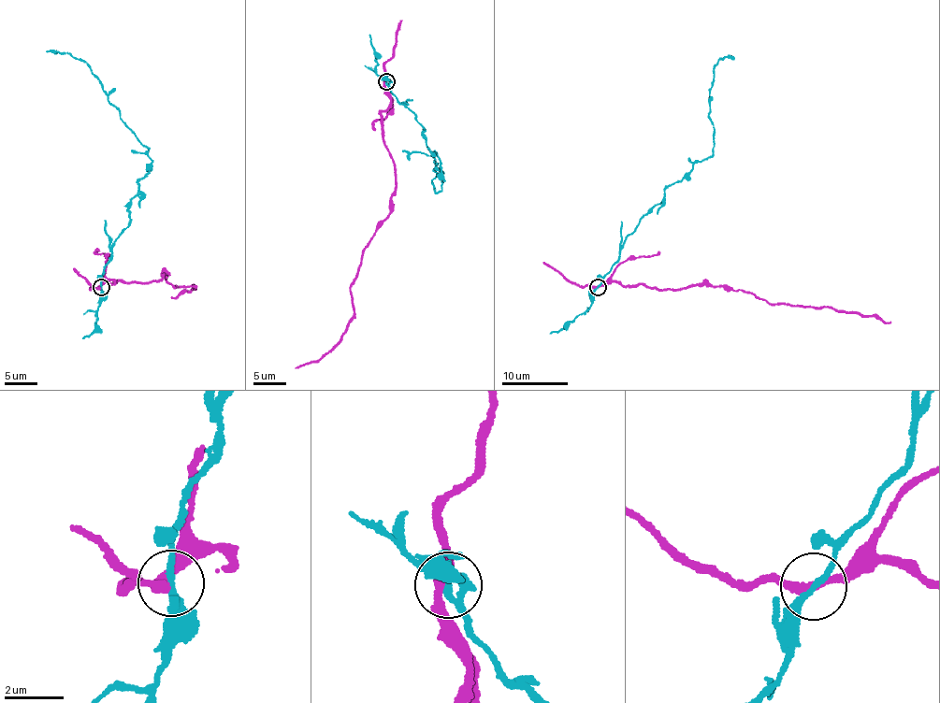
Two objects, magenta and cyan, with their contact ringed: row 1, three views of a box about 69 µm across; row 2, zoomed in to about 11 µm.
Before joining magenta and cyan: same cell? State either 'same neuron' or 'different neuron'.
different neuron

